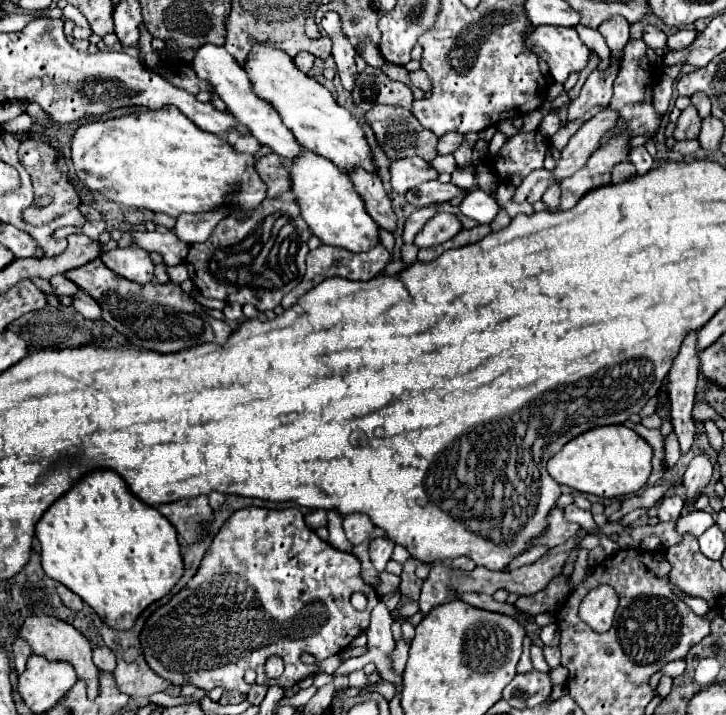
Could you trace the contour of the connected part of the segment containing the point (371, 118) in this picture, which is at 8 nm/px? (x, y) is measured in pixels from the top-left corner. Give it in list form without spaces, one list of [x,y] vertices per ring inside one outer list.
[[[374,106],[372,110],[366,112],[364,118],[370,124],[370,128],[374,130],[380,148],[384,150],[384,154],[390,160],[420,156],[420,158],[430,162],[430,160],[434,160],[438,156],[438,152],[436,152],[438,138],[430,130],[426,130],[408,110],[402,110],[400,106]]]

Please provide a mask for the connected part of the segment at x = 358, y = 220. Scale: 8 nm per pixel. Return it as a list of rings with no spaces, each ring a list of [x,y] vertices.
[[[302,148],[294,160],[288,160],[286,170],[290,174],[290,190],[296,194],[300,216],[322,244],[340,246],[350,252],[364,252],[380,242],[378,224],[364,210],[364,202],[354,190],[346,172],[306,148]]]

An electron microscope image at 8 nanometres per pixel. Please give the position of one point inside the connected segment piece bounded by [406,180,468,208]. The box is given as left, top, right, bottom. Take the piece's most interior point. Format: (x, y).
(431, 192)

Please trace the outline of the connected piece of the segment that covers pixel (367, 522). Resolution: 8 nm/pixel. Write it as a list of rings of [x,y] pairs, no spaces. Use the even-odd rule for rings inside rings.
[[[354,512],[354,514],[346,514],[344,516],[344,532],[346,532],[346,538],[352,544],[368,542],[370,540],[370,534],[374,530],[376,530],[376,526],[372,524],[370,516],[366,516],[366,514]]]

